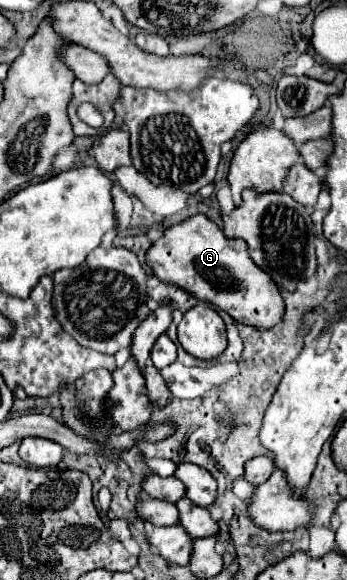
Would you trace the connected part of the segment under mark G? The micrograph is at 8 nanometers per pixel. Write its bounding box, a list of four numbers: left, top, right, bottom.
[147,215,285,329]

